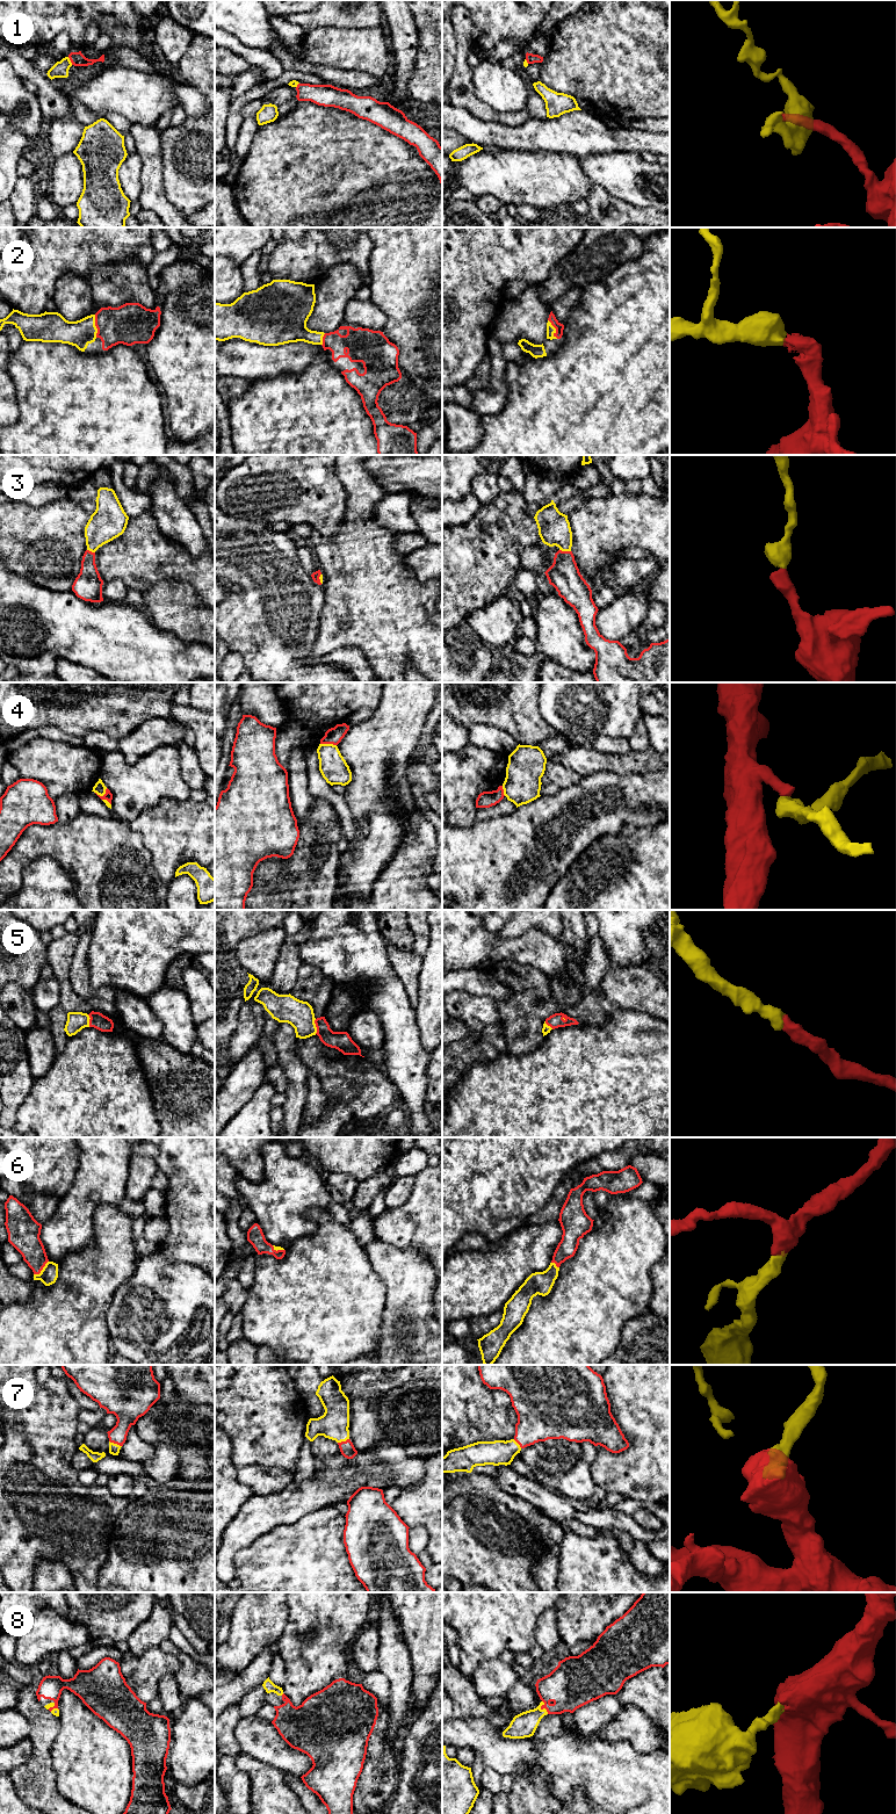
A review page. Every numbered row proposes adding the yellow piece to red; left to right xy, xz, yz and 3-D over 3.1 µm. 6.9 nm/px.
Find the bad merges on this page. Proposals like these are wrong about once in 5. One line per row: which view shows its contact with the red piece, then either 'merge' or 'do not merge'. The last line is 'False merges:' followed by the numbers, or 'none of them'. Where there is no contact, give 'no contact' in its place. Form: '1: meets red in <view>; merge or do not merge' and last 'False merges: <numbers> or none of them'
1: meets red in xy; do not merge
2: meets red in xy; merge
3: meets red in yz; merge
4: meets red in xz; do not merge
5: meets red in xz; merge
6: meets red in xy; merge
7: meets red in xy; merge
8: meets red in yz; merge
False merges: 1, 4

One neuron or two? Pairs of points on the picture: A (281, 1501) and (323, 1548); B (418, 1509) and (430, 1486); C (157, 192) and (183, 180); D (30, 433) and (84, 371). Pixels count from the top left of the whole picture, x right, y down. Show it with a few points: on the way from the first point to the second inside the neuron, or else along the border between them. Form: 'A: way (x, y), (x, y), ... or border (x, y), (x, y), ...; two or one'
A: border (323, 1507), (293, 1523), (280, 1524), (273, 1529); two
B: way (424, 1503), (430, 1497), (430, 1491); one
C: border (161, 163), (164, 193), (180, 211); two
D: way (45, 418), (77, 387); one

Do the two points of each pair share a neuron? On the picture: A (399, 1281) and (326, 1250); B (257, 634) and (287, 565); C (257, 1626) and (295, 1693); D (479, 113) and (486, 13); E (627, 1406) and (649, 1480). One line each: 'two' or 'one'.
A: two
B: one
C: two
D: two
E: one

